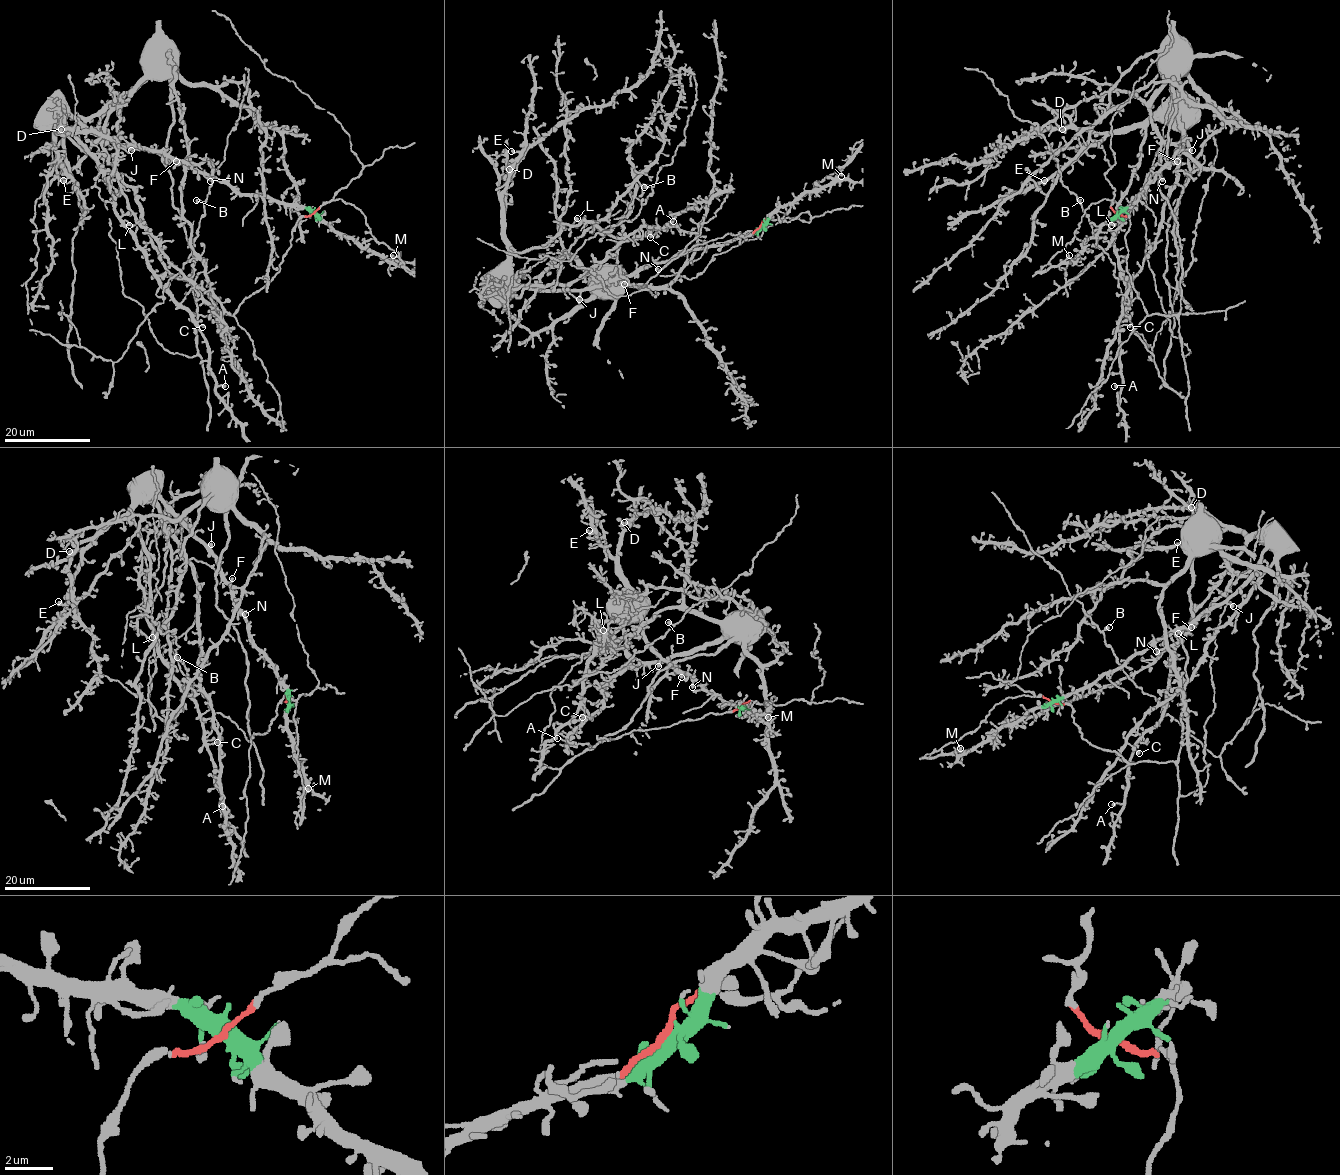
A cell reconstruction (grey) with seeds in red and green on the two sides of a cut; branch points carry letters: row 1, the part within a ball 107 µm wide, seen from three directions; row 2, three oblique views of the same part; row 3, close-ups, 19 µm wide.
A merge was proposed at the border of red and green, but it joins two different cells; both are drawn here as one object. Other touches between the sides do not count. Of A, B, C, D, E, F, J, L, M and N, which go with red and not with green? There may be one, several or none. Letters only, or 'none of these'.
none of these

